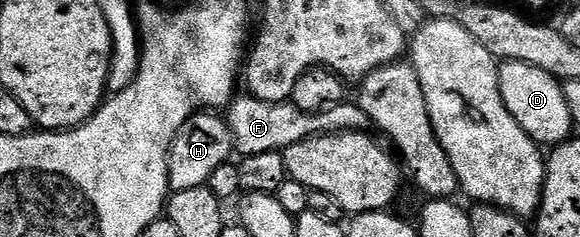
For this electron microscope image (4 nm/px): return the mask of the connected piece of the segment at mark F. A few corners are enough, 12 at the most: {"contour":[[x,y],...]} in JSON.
{"contour":[[249,93],[224,118],[239,156],[287,151],[313,135],[366,131],[347,101],[320,113]]}

